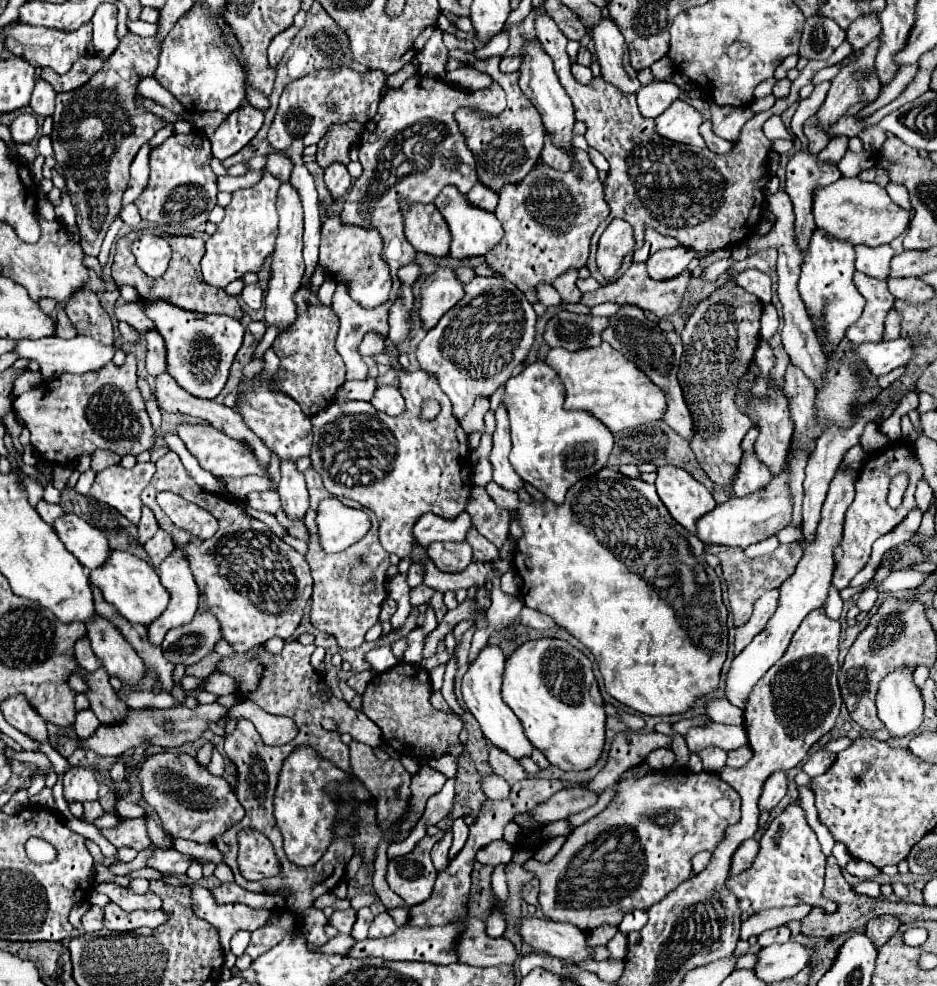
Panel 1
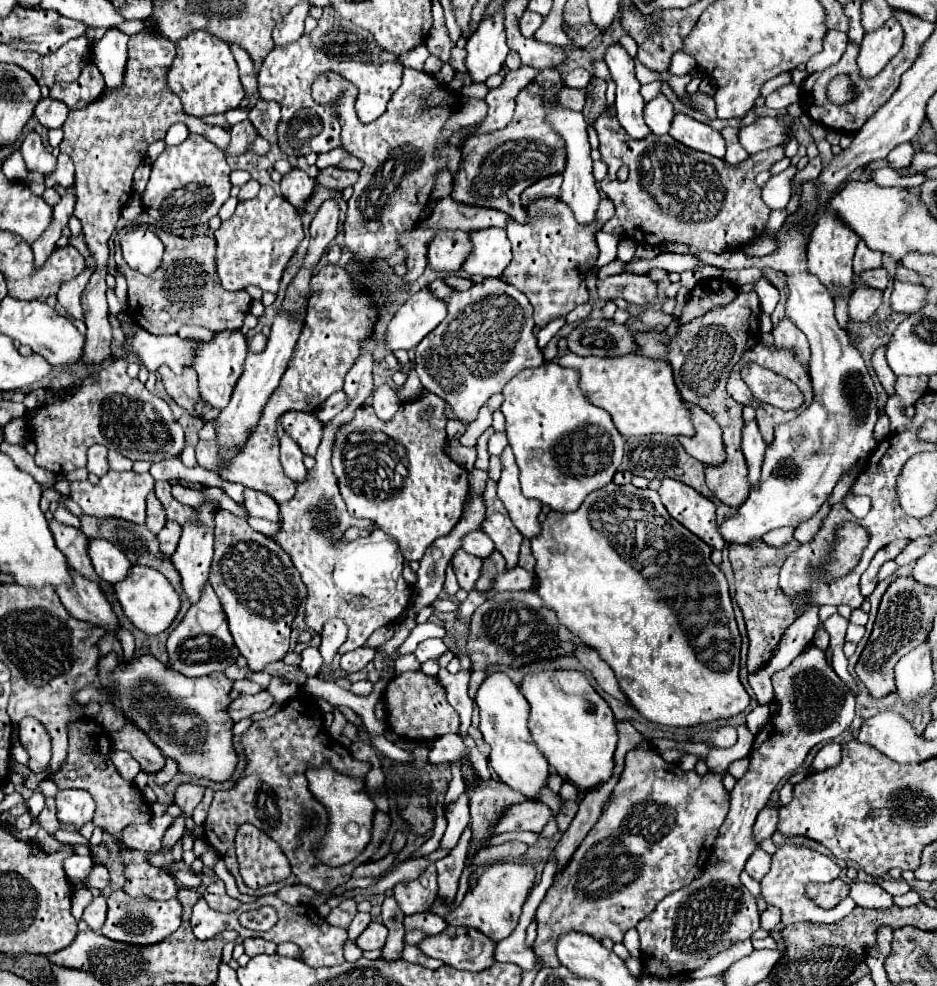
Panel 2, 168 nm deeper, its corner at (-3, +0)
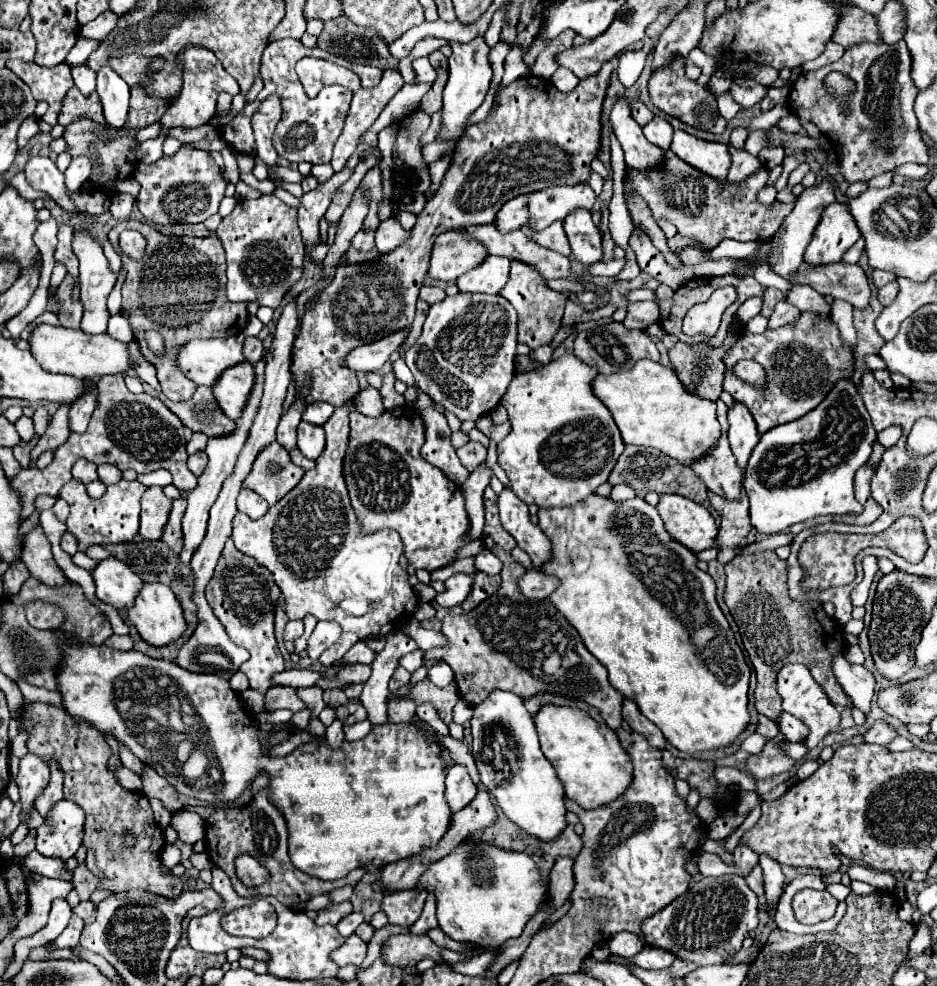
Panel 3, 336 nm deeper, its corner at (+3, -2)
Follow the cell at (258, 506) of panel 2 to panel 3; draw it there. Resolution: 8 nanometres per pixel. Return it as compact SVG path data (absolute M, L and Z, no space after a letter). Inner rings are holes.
M242 488L238 494L238 510L248 514L252 520L262 518L268 510L268 502L264 498L260 498L256 492Z

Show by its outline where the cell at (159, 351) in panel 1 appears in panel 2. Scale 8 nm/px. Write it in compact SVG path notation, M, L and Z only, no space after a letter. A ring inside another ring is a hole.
M162 366L158 372L160 372L162 384L164 384L168 396L178 406L182 406L190 416L200 418L200 416L194 414L194 406L200 400L200 394L198 394L198 376L194 374L194 370L184 370L184 374L178 376L178 374L172 374L172 370L168 366Z

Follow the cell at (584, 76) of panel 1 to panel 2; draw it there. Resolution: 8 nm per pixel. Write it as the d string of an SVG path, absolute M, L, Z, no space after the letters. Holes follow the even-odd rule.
M576 68L576 70L568 72L564 78L564 86L568 86L568 88L586 88L588 82L590 82L590 72L584 68Z

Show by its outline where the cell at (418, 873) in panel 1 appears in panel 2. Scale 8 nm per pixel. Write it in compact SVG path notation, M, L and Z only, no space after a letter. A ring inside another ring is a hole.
M434 864L428 866L428 870L422 874L422 878L394 886L394 898L406 916L426 912L432 906L432 902L436 900L436 892L438 892L438 884L436 884L436 866ZM424 878L428 878L428 888L422 886Z

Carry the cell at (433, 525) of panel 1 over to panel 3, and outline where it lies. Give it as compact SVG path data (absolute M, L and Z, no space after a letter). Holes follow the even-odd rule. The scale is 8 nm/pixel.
M484 548L480 554L472 556L472 560L474 560L476 570L482 570L486 574L498 574L502 568L502 562L488 548Z

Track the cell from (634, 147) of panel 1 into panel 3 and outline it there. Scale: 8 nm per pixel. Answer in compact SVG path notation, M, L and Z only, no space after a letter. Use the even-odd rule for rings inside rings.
M664 150L664 160L660 168L654 170L636 170L626 166L624 170L624 198L628 200L630 196L640 196L642 200L648 202L648 208L652 212L652 218L658 220L670 220L676 228L678 234L690 240L696 240L696 244L700 244L700 248L710 250L714 246L718 246L724 238L732 238L732 240L740 240L740 242L764 242L766 238L772 236L772 232L776 232L776 228L782 224L784 216L788 216L794 208L794 204L776 204L774 208L758 204L756 200L756 192L766 184L768 176L770 176L770 168L760 168L758 172L750 174L744 182L740 184L732 184L728 180L716 180L704 172L700 172L698 168L692 168L690 164L686 164L684 160L680 160L672 150Z

